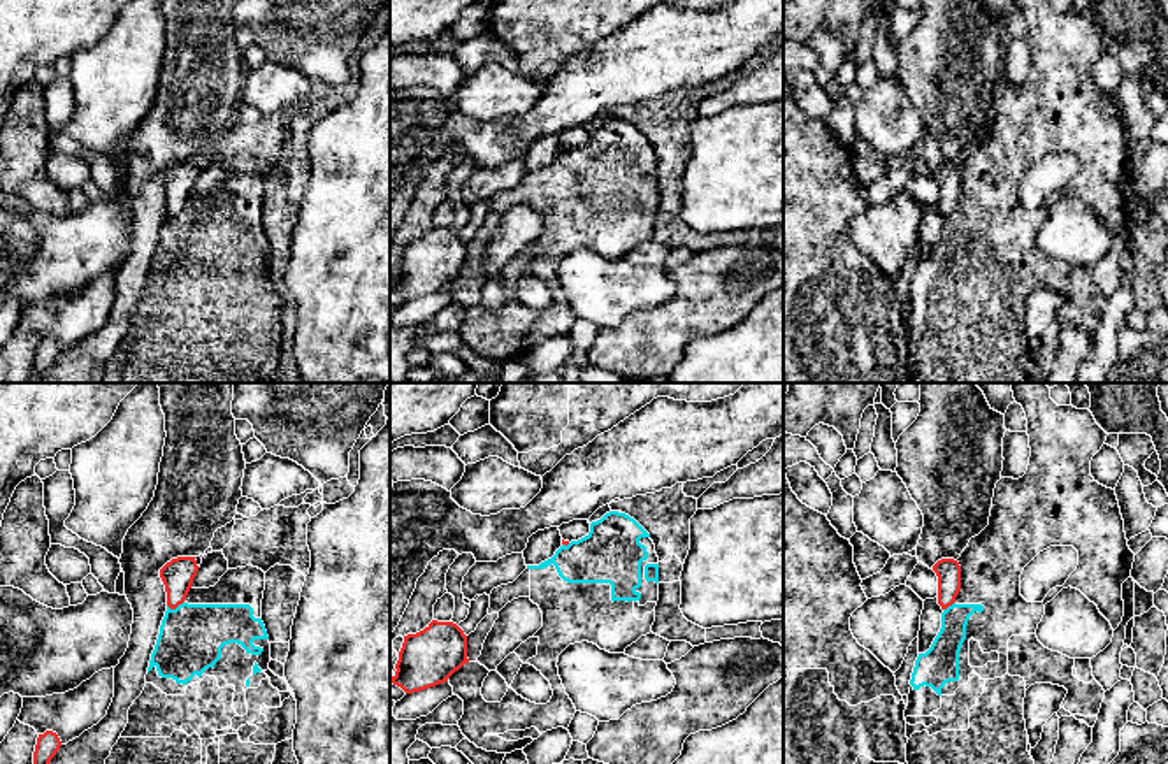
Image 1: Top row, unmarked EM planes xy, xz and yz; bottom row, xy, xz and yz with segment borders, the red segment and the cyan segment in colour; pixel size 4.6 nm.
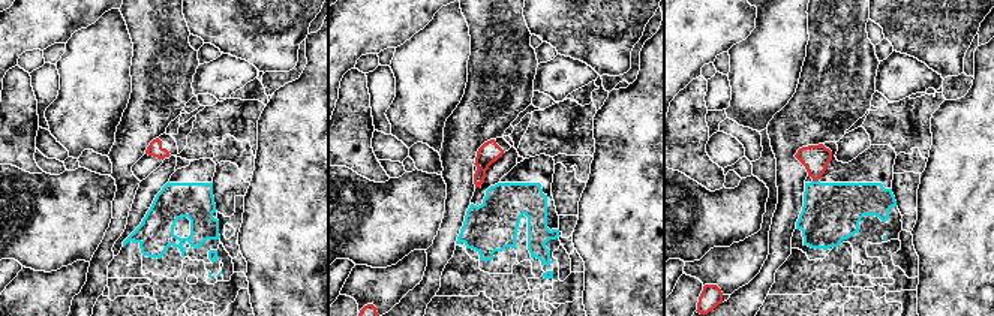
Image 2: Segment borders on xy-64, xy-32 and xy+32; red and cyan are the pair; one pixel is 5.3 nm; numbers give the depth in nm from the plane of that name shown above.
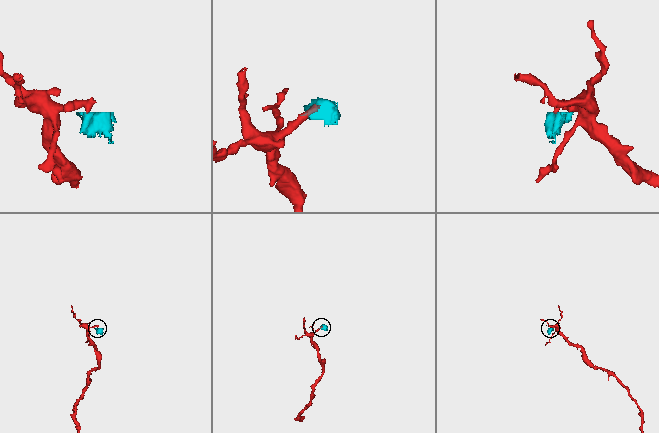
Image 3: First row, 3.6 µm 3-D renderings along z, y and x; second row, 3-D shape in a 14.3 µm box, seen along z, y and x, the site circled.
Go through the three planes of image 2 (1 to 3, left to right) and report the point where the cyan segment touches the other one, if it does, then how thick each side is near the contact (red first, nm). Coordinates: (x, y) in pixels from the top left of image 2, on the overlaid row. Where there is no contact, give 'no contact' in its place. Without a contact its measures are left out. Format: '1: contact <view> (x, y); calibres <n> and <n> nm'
1: no contact
2: no contact
3: contact xy+32 (816, 180); calibres 140 and 320 nm

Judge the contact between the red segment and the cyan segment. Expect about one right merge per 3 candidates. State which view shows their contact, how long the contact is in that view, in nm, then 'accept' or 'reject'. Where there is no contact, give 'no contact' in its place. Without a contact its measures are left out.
xy | 80 nm | reject

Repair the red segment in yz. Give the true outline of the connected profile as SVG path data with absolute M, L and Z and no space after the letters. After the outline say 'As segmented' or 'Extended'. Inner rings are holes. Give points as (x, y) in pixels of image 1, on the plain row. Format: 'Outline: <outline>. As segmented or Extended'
Outline: M941 165L933 172L938 183L938 211L947 216L961 197L961 172L954 165Z. As segmented

